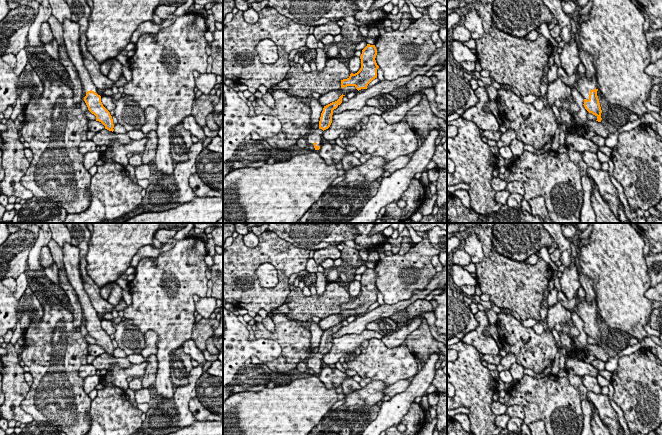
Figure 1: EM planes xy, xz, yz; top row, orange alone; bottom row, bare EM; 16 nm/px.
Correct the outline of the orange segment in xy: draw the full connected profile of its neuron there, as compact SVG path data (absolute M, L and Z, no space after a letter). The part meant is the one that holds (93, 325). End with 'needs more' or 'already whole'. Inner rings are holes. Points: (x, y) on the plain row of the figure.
M64 243L62 248L63 263L69 283L78 295L84 316L84 325L88 334L96 340L96 345L101 346L105 353L114 355L114 348L110 336L103 330L98 313L93 307L86 293L80 272L79 249L72 243Z; needs more

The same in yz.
M581 299L577 305L577 314L584 322L584 331L589 336L597 341L598 346L601 346L601 331L597 320L597 302L588 303L586 299Z; needs more

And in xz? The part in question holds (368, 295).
M367 268L367 270L362 274L360 280L360 294L355 298L351 297L347 303L341 304L341 312L355 310L358 315L361 313L367 313L368 308L377 302L377 293L379 290L375 284L376 279L377 273L375 269Z; already whole

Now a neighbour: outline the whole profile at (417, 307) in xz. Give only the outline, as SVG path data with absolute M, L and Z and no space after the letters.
M418 299L410 304L406 309L403 309L389 318L395 323L406 323L417 315L423 315L425 312L433 311L433 306L426 299Z

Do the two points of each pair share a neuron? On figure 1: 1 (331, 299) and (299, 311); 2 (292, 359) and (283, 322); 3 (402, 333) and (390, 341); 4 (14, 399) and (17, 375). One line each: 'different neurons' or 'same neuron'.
1: same neuron
2: same neuron
3: same neuron
4: same neuron

